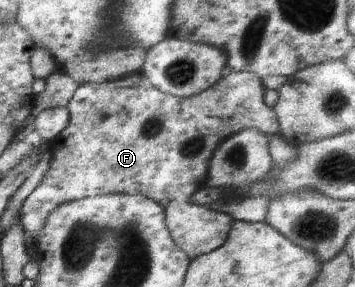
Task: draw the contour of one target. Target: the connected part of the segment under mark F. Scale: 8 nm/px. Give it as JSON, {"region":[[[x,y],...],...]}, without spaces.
{"region":[[[227,70],[211,88],[190,97],[159,92],[141,73],[78,85],[65,107],[70,114],[67,128],[48,142],[52,154],[50,169],[20,206],[28,254],[35,254],[44,222],[59,205],[111,192],[147,194],[147,198],[160,204],[171,238],[191,260],[223,246],[233,218],[195,204],[190,198],[206,186],[211,154],[222,140],[247,129],[263,133],[268,143],[278,136],[277,115],[265,105],[265,92],[255,73]]]}

